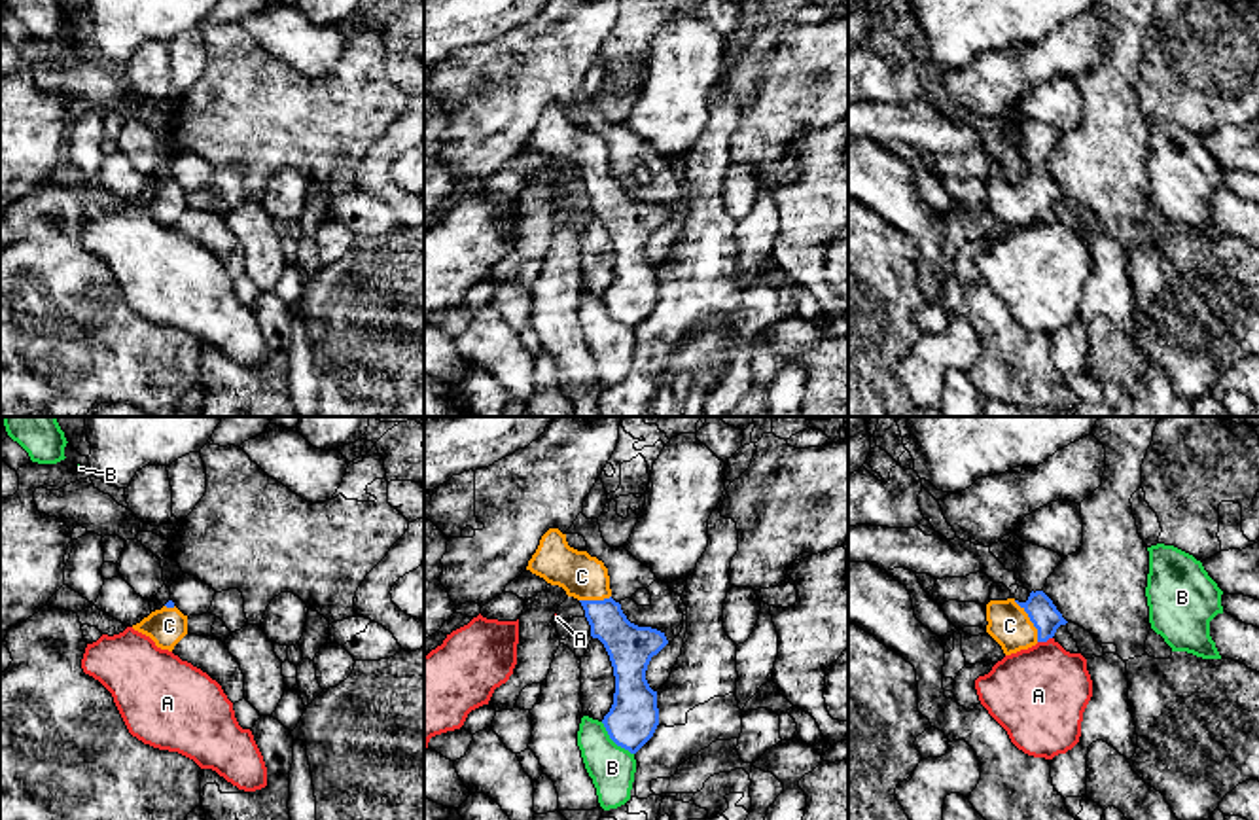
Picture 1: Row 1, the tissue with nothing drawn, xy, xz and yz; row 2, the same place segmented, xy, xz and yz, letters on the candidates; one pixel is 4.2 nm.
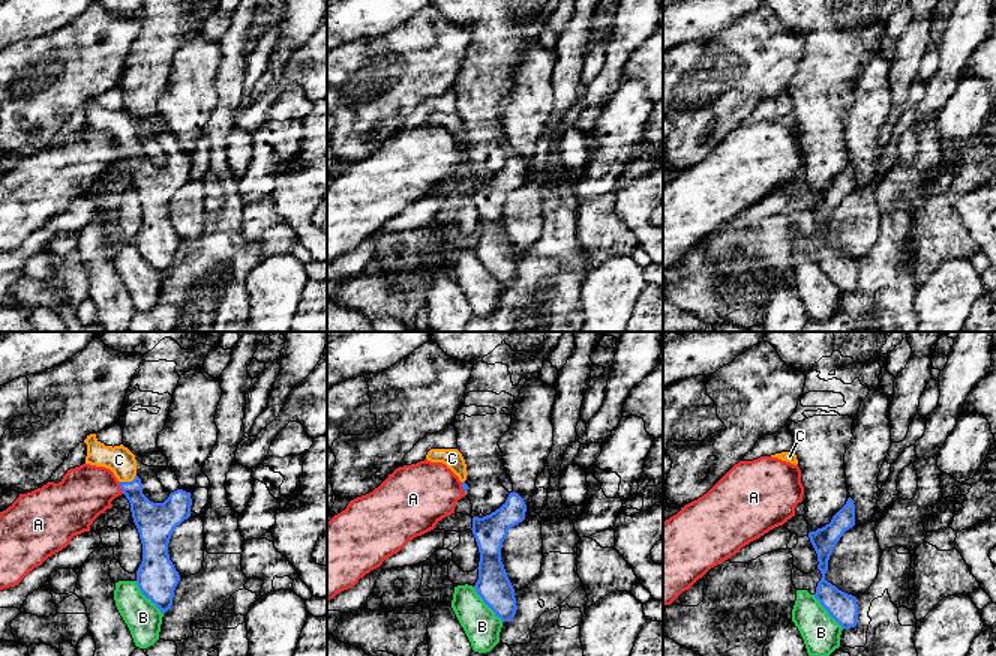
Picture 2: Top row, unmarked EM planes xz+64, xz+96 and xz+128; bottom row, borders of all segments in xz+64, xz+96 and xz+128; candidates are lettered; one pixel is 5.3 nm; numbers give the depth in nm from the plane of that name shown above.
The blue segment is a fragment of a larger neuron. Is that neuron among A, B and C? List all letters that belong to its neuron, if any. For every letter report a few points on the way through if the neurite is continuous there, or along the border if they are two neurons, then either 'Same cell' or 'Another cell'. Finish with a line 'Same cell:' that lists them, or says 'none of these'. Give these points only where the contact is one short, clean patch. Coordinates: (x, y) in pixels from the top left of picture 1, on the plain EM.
A: Boundary: yz (1051, 213), (1038, 218). Another cell
B: Another cell
C: Path across: yz (1040, 184), (1030, 196), (1021, 201), (1010, 201). Same cell
Same cell: C

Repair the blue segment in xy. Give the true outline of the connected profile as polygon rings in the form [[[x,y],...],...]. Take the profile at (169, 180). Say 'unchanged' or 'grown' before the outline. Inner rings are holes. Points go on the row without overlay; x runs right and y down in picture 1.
grown; [[[172,176],[161,186],[151,187],[134,206],[150,212],[157,223],[172,227],[174,222],[187,210],[187,191],[184,191]]]

